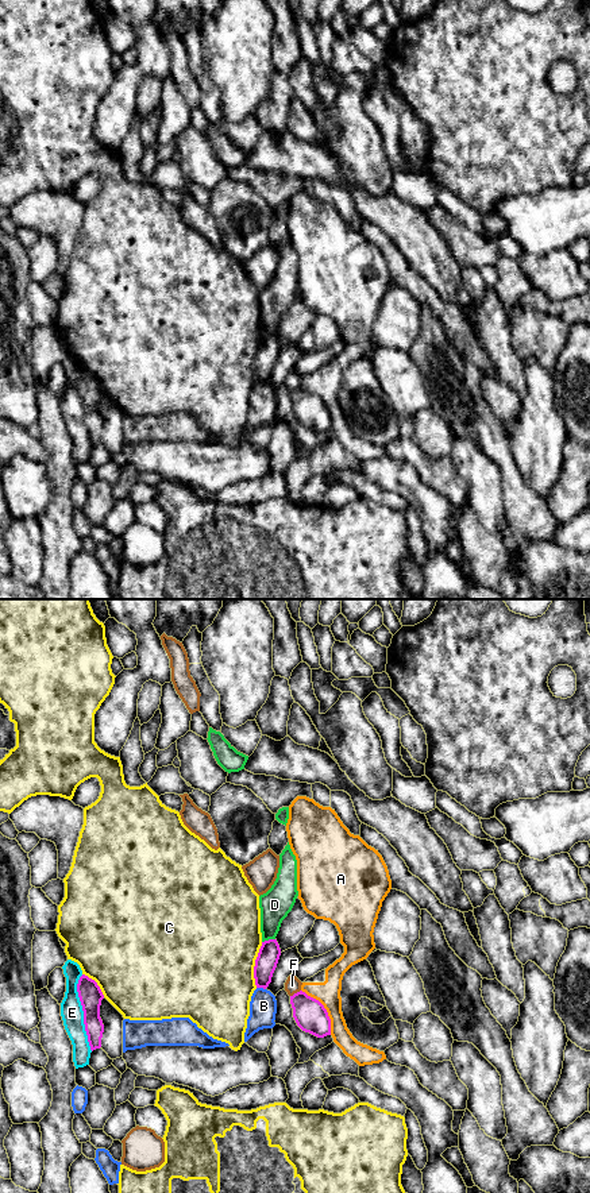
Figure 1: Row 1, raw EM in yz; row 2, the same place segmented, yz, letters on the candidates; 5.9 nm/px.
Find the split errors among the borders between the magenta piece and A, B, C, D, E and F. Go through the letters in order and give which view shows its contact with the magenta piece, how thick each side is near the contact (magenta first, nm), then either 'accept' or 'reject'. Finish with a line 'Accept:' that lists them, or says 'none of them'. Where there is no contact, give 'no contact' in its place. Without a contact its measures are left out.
A: yz | 190/140 nm | reject
B: yz | 130/160 nm | reject
C: yz | 130/480 nm | reject
D: yz | 130/180 nm | reject
E: yz | 140/130 nm | reject
F: yz | 190/90 nm | reject
Accept: none of them

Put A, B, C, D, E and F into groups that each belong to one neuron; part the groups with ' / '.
A / B E / C / D / F

